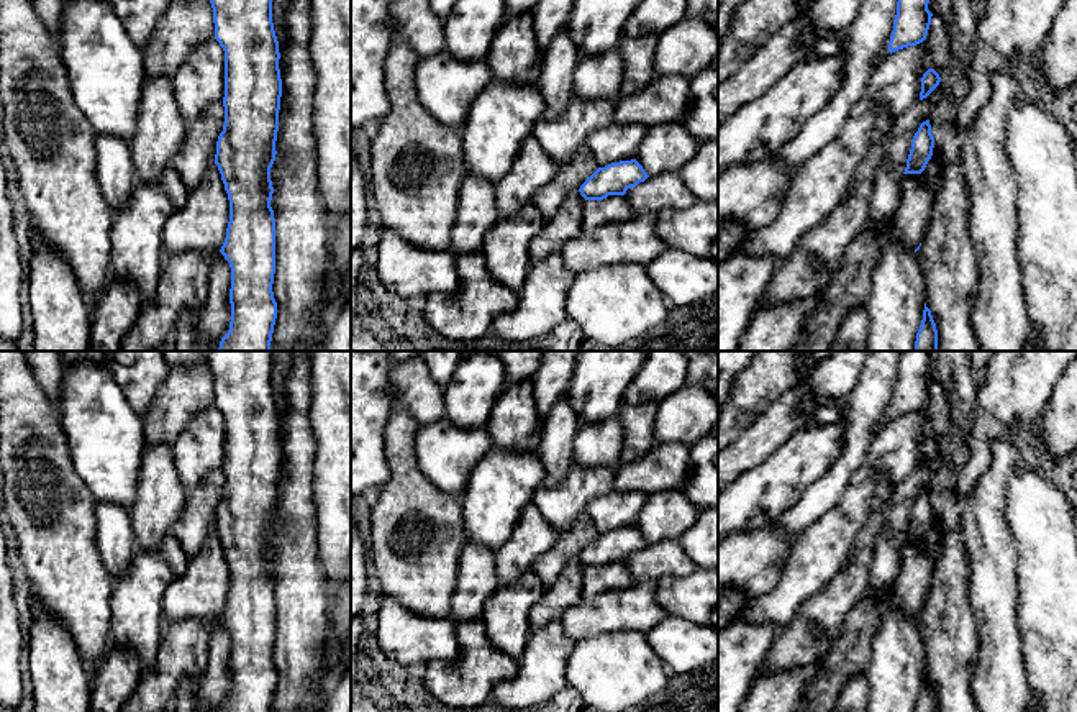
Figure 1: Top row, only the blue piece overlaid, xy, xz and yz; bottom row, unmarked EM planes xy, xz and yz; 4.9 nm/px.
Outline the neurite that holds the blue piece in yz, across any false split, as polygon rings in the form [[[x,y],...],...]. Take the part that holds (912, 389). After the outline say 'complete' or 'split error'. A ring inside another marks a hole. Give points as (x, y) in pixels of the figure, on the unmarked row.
[[[900,351],[888,420],[916,413],[926,407],[933,381],[928,377],[934,351]]] | complete

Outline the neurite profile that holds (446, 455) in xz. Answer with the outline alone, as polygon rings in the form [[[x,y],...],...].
[[[448,417],[421,425],[415,440],[420,469],[449,495],[464,494],[474,468],[492,446],[487,428],[461,430]]]

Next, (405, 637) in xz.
[[[385,596],[375,638],[389,660],[407,666],[449,660],[457,651],[456,625],[449,617],[426,618]]]

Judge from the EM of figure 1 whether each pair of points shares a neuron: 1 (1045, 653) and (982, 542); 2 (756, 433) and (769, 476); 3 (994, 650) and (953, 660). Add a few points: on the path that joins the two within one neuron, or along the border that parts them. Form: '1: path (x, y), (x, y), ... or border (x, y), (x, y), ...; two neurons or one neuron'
1: border (1015, 566), (1017, 627), (1022, 642); two neurons
2: border (792, 433), (763, 461), (745, 470), (735, 479); two neurons
3: border (972, 617), (977, 635), (974, 693); two neurons

